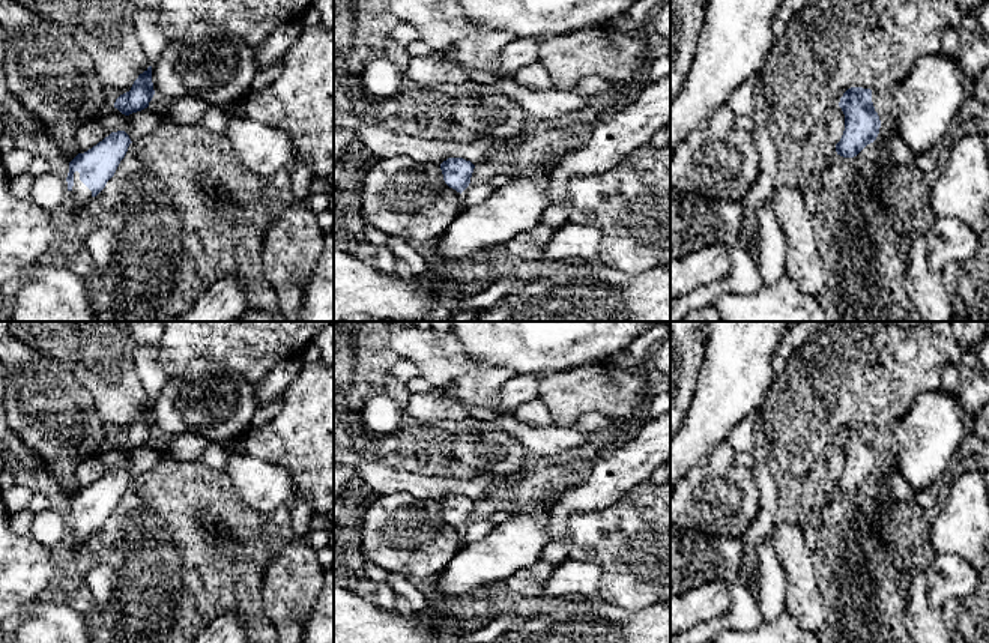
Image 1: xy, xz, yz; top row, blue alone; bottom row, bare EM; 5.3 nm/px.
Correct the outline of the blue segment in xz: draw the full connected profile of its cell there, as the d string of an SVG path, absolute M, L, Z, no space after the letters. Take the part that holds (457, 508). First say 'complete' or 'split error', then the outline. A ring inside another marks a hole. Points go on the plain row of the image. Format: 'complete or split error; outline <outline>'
complete; outline M448 494L440 500L445 520L460 530L469 523L473 505L475 502L463 494Z

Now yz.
complete; outline M851 424L840 434L839 443L845 451L845 467L836 488L843 494L854 494L879 470L881 457L872 439L872 427Z

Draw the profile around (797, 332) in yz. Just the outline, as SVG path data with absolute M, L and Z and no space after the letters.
M794 322L774 353L774 362L783 364L824 322Z

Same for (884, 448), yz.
M873 442L873 443L881 457L879 470L875 476L875 479L878 482L879 493L885 497L885 496L888 496L888 488L885 485L885 481L879 475L887 469L890 469L891 472L899 472L899 470L893 460L891 445L888 442Z

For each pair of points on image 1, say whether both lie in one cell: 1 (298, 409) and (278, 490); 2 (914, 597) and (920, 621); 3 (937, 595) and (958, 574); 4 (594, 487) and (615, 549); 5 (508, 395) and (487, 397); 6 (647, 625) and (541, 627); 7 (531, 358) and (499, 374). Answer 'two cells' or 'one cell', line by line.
1: two cells
2: one cell
3: one cell
4: two cells
5: two cells
6: one cell
7: two cells

